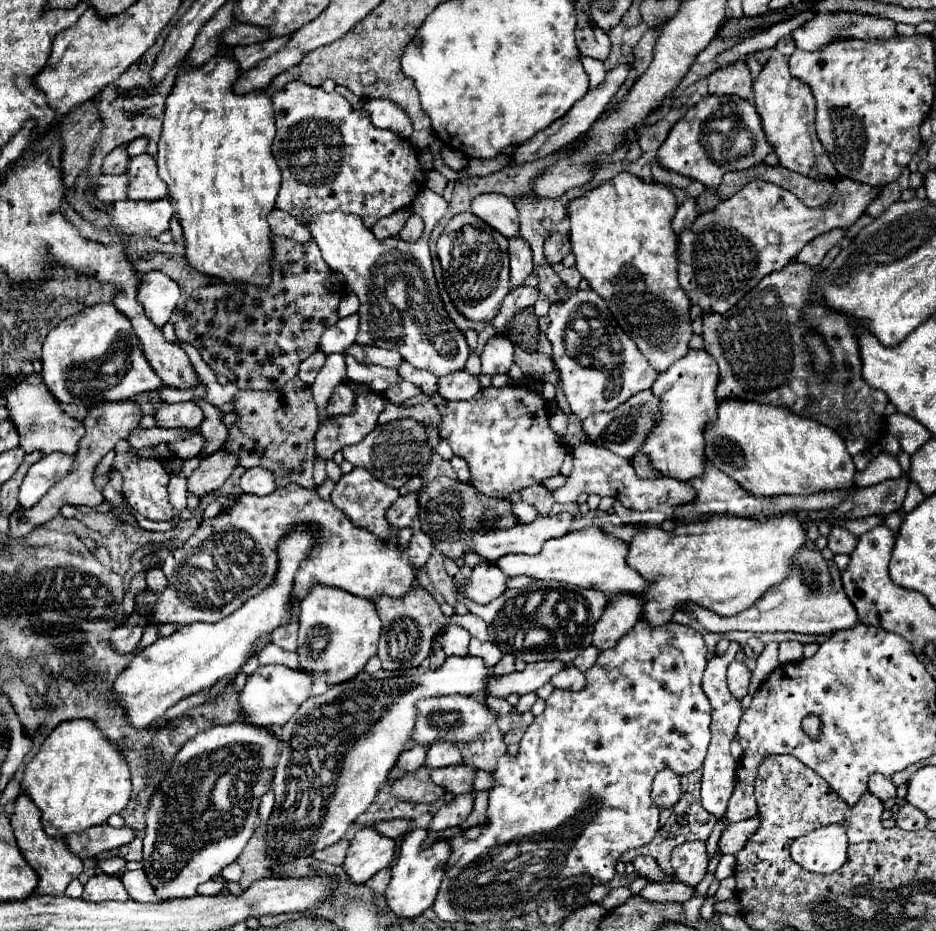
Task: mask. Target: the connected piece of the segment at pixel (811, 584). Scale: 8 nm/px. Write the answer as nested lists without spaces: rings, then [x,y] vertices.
[[[806,546],[798,552],[796,566],[790,576],[772,586],[762,594],[762,598],[752,604],[748,610],[742,610],[734,616],[720,616],[712,610],[696,606],[692,602],[686,604],[686,610],[694,612],[696,620],[710,632],[730,632],[730,630],[748,630],[748,632],[800,632],[800,634],[832,634],[838,630],[846,630],[858,624],[858,614],[852,602],[846,598],[842,588],[838,566],[820,556],[816,548]]]

